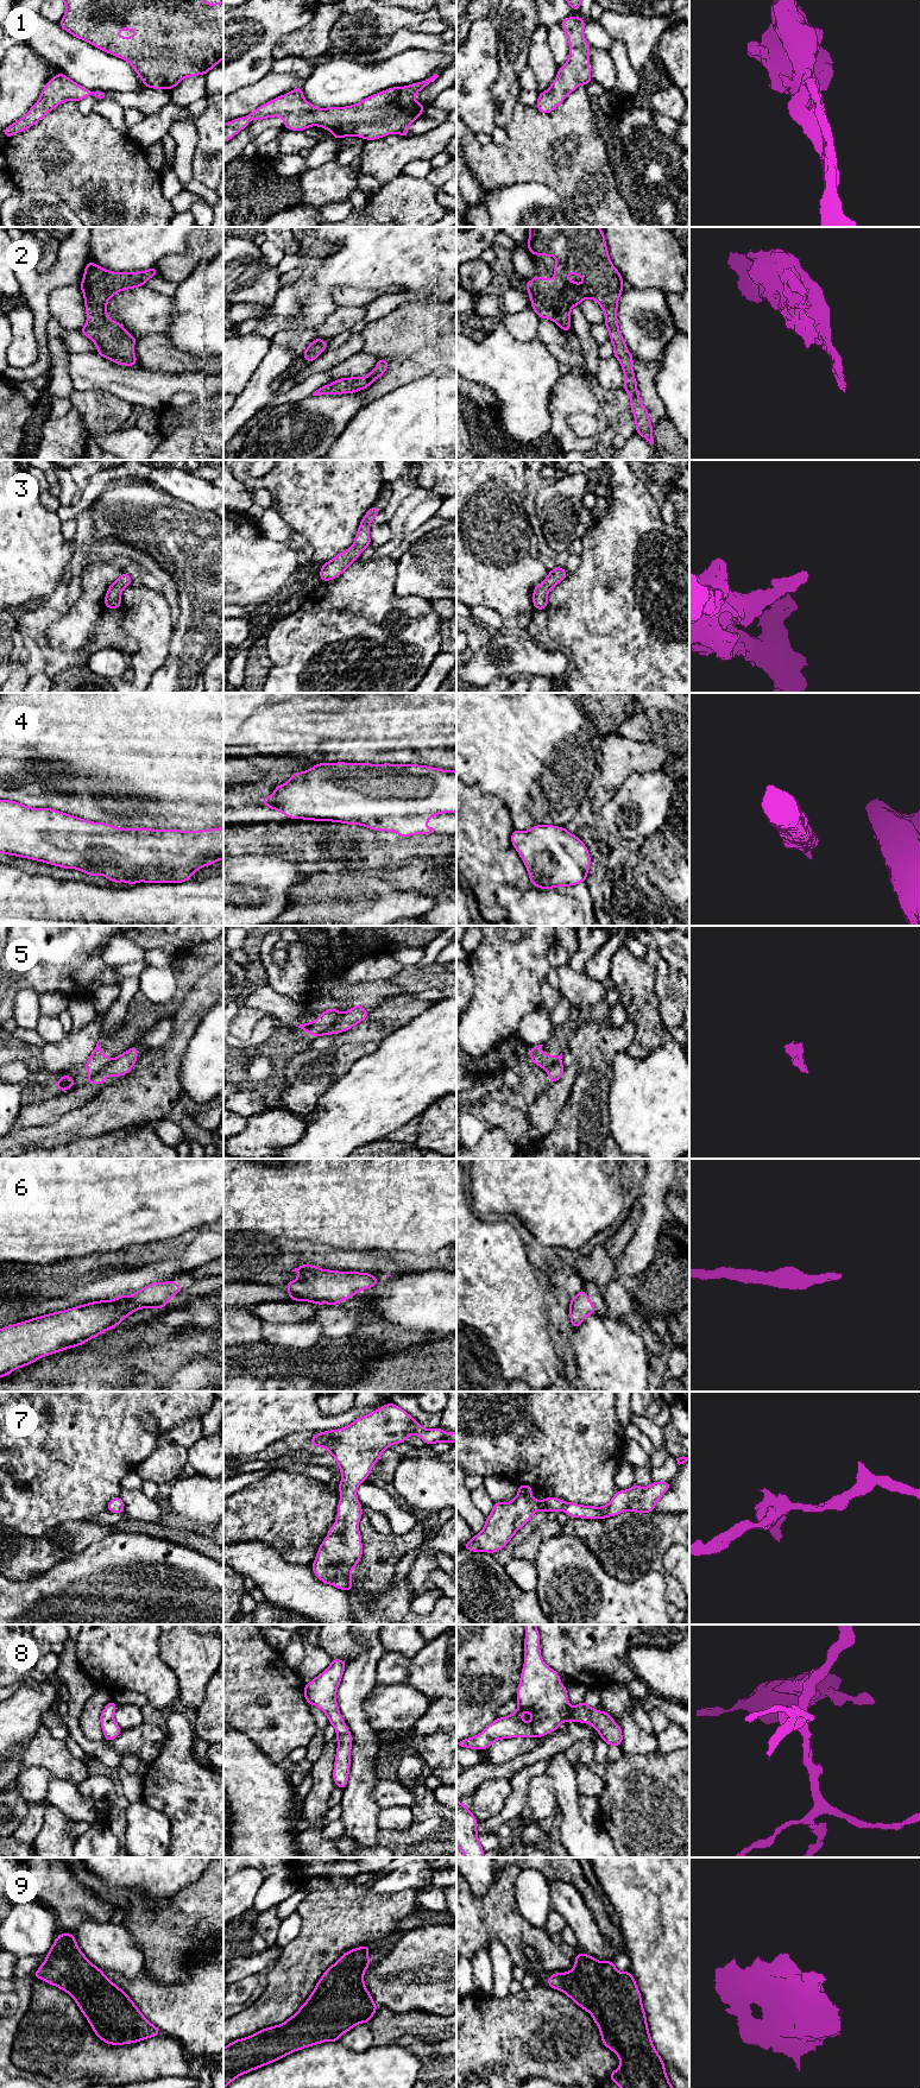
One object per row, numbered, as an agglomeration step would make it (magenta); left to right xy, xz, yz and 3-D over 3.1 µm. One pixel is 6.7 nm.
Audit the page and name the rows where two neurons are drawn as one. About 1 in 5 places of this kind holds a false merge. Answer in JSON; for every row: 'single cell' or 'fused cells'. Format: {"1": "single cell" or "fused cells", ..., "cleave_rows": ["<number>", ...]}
{"1": "single cell", "2": "single cell", "3": "single cell", "4": "single cell", "5": "fused cells", "6": "single cell", "7": "single cell", "8": "single cell", "9": "single cell", "cleave_rows": ["5"]}

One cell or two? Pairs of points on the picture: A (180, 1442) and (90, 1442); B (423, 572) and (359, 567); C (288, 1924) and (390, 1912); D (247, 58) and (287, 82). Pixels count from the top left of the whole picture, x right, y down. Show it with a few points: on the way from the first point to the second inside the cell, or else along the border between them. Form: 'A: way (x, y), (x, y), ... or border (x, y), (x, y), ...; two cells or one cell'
A: border (178, 1424), (161, 1432), (156, 1448), (139, 1463); two cells
B: border (395, 561), (395, 592), (404, 597); two cells
C: border (296, 1911), (301, 1919), (301, 1931), (284, 1945); two cells
D: border (271, 71), (246, 87); two cells

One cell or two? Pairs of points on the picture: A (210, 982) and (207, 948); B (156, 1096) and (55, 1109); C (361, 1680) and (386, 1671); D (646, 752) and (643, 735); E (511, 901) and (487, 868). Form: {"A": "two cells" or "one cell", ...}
{"A": "two cells", "B": "two cells", "C": "two cells", "D": "two cells", "E": "two cells"}

